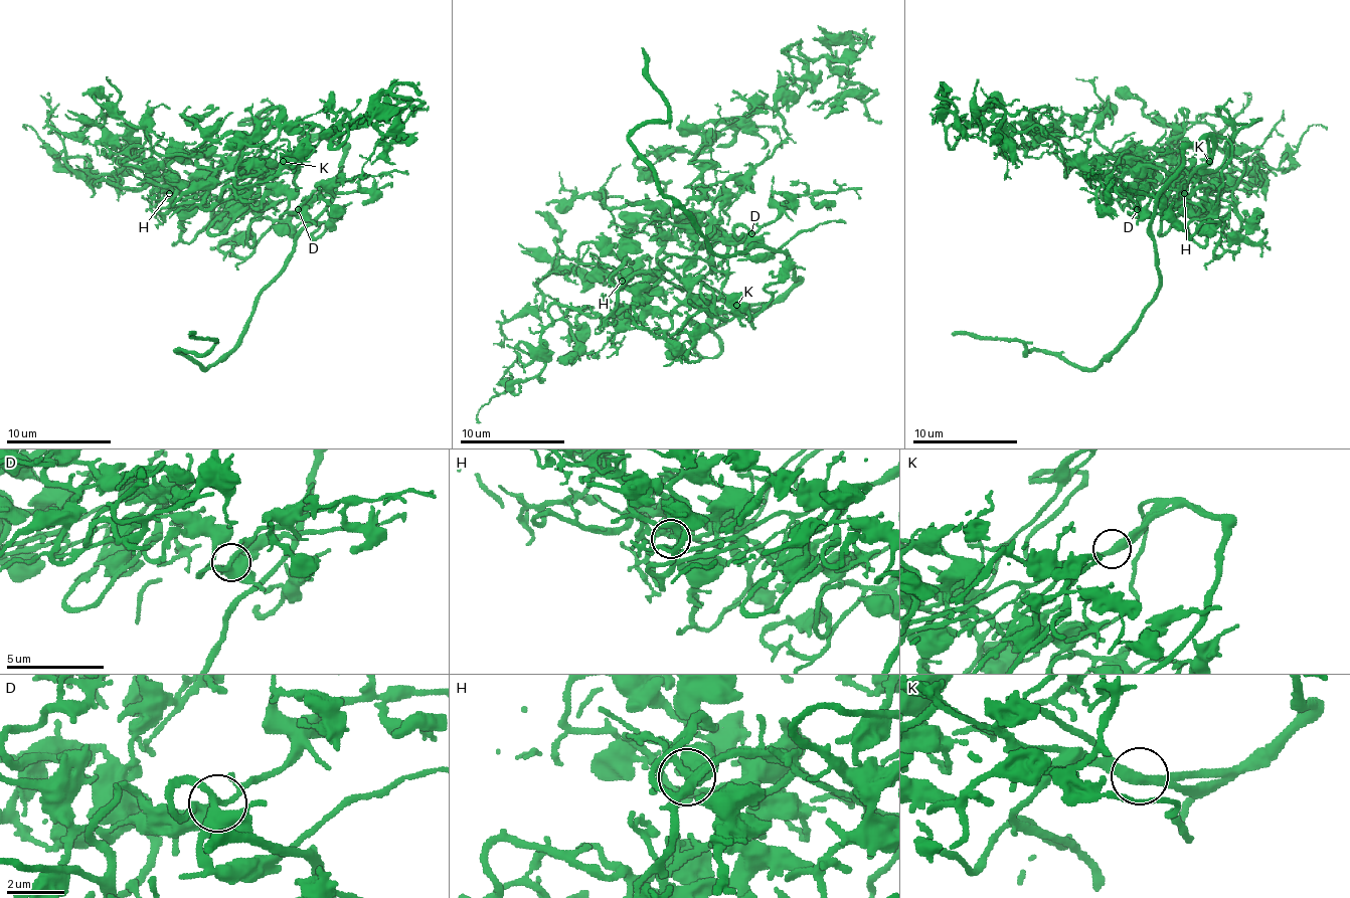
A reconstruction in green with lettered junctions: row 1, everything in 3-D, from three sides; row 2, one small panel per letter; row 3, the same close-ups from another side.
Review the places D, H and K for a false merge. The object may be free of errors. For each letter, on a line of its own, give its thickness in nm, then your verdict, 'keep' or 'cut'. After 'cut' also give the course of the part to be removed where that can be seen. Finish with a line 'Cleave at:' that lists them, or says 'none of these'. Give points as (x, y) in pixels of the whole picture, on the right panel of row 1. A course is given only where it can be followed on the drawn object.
D: 280 nm | keep
H: 320 nm | keep
K: 340 nm | keep
Cleave at: none of these

